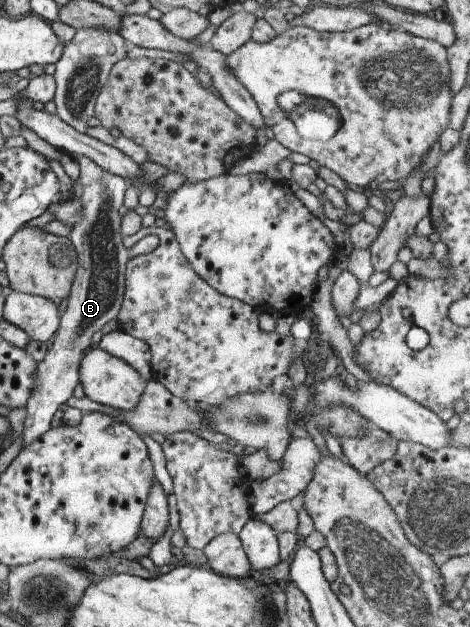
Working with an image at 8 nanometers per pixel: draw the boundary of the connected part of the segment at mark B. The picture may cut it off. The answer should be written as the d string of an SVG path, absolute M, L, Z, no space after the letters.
M85 156L73 158L79 164L77 184L81 186L80 191L77 193L79 200L81 200L81 220L75 226L72 226L70 228L71 232L69 232L71 248L74 249L77 258L77 270L75 270L73 284L71 284L71 290L69 290L69 296L67 296L65 310L59 314L58 329L53 336L52 342L47 345L43 359L36 364L35 380L33 380L33 388L31 388L31 394L29 394L26 402L25 421L20 433L23 446L27 446L29 442L47 432L53 414L61 404L71 397L73 388L79 382L79 362L85 356L84 352L93 347L91 337L95 332L101 330L107 322L113 319L116 320L123 300L125 264L129 262L127 258L133 254L129 250L123 250L119 224L119 208L123 204L123 192L127 190L129 184L120 176L105 172Z

